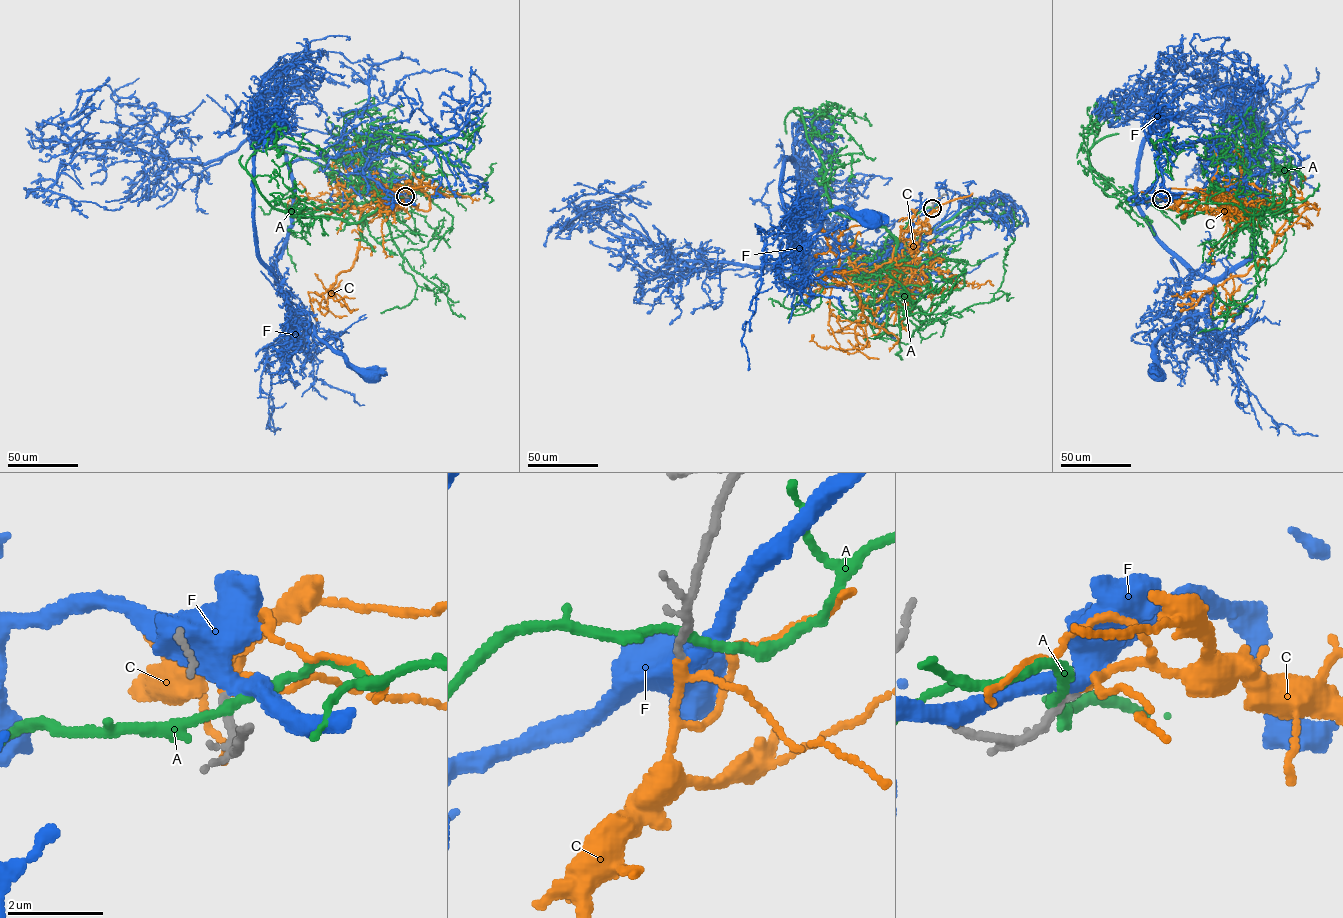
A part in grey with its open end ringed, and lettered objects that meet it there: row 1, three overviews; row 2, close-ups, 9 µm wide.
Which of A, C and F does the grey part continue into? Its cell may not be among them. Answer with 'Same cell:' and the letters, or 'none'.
Same cell: C

